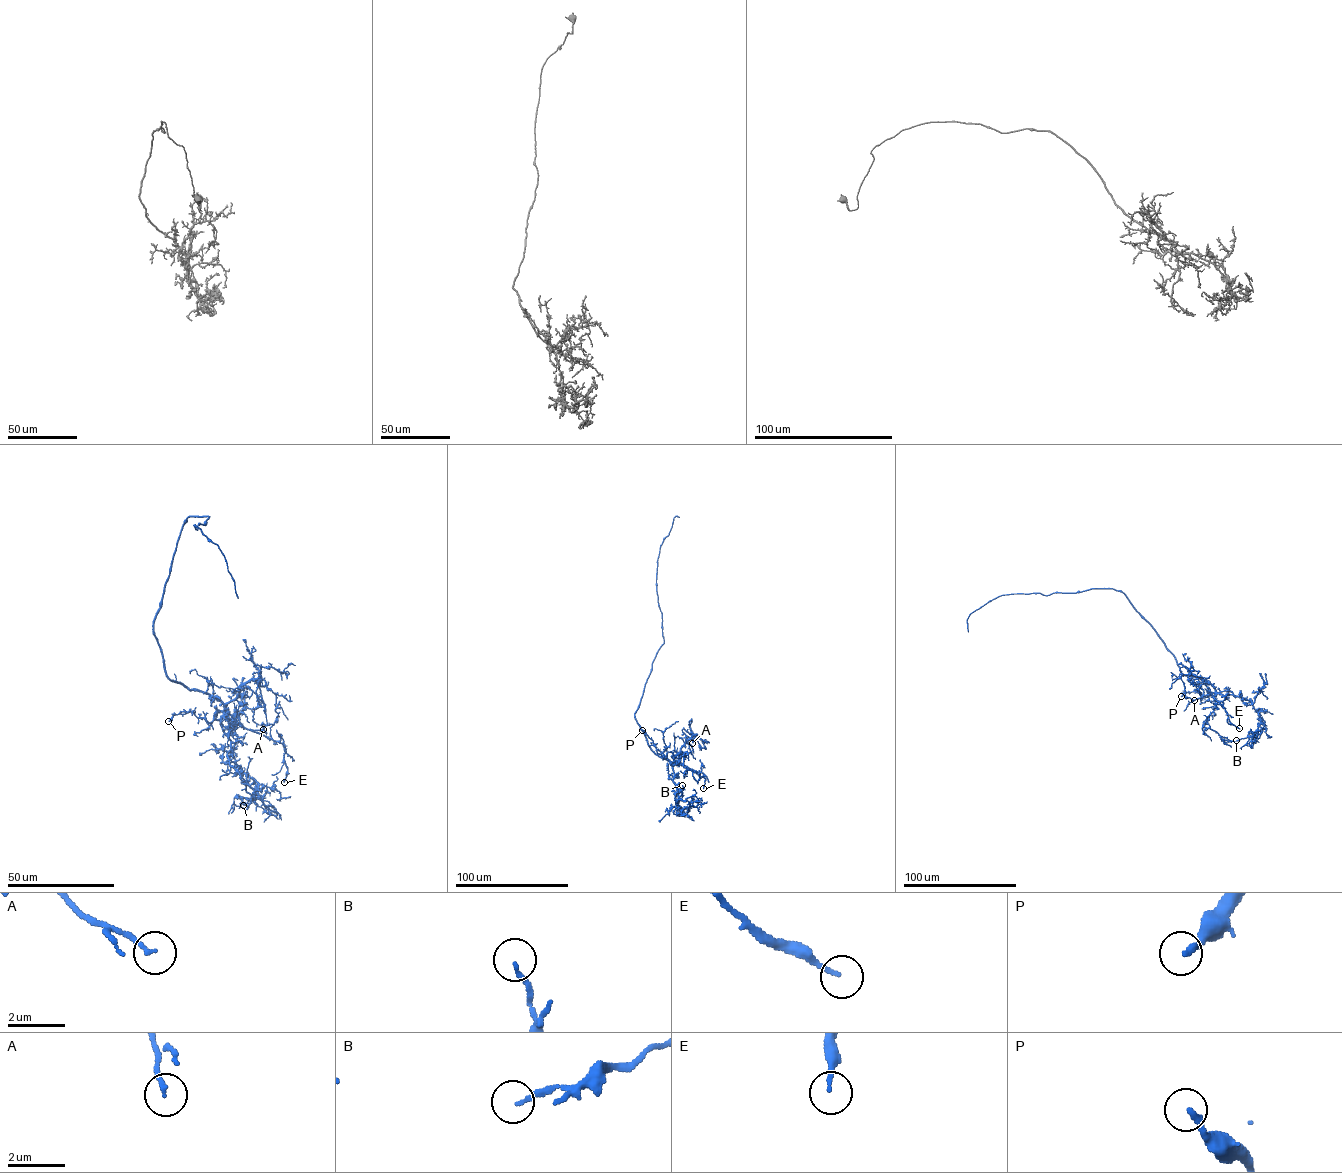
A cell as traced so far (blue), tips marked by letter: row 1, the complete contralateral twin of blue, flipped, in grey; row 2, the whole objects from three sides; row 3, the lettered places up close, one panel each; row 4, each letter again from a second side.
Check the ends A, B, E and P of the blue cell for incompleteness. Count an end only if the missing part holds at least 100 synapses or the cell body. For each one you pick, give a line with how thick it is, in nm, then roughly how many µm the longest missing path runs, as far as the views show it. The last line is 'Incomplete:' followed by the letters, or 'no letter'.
Incomplete: no letter

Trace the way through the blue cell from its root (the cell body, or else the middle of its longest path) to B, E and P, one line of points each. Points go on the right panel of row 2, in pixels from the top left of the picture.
B: (1149, 623), (1182, 674), (1199, 677), (1217, 692), (1252, 703), (1261, 723), (1252, 737), (1236, 740)
E: (1149, 623), (1173, 655), (1180, 672), (1209, 681), (1215, 689), (1211, 694), (1225, 709), (1230, 722), (1239, 728)
P: (1149, 623), (1173, 655), (1180, 672), (1206, 679), (1215, 692), (1205, 697), (1192, 691), (1181, 696)

